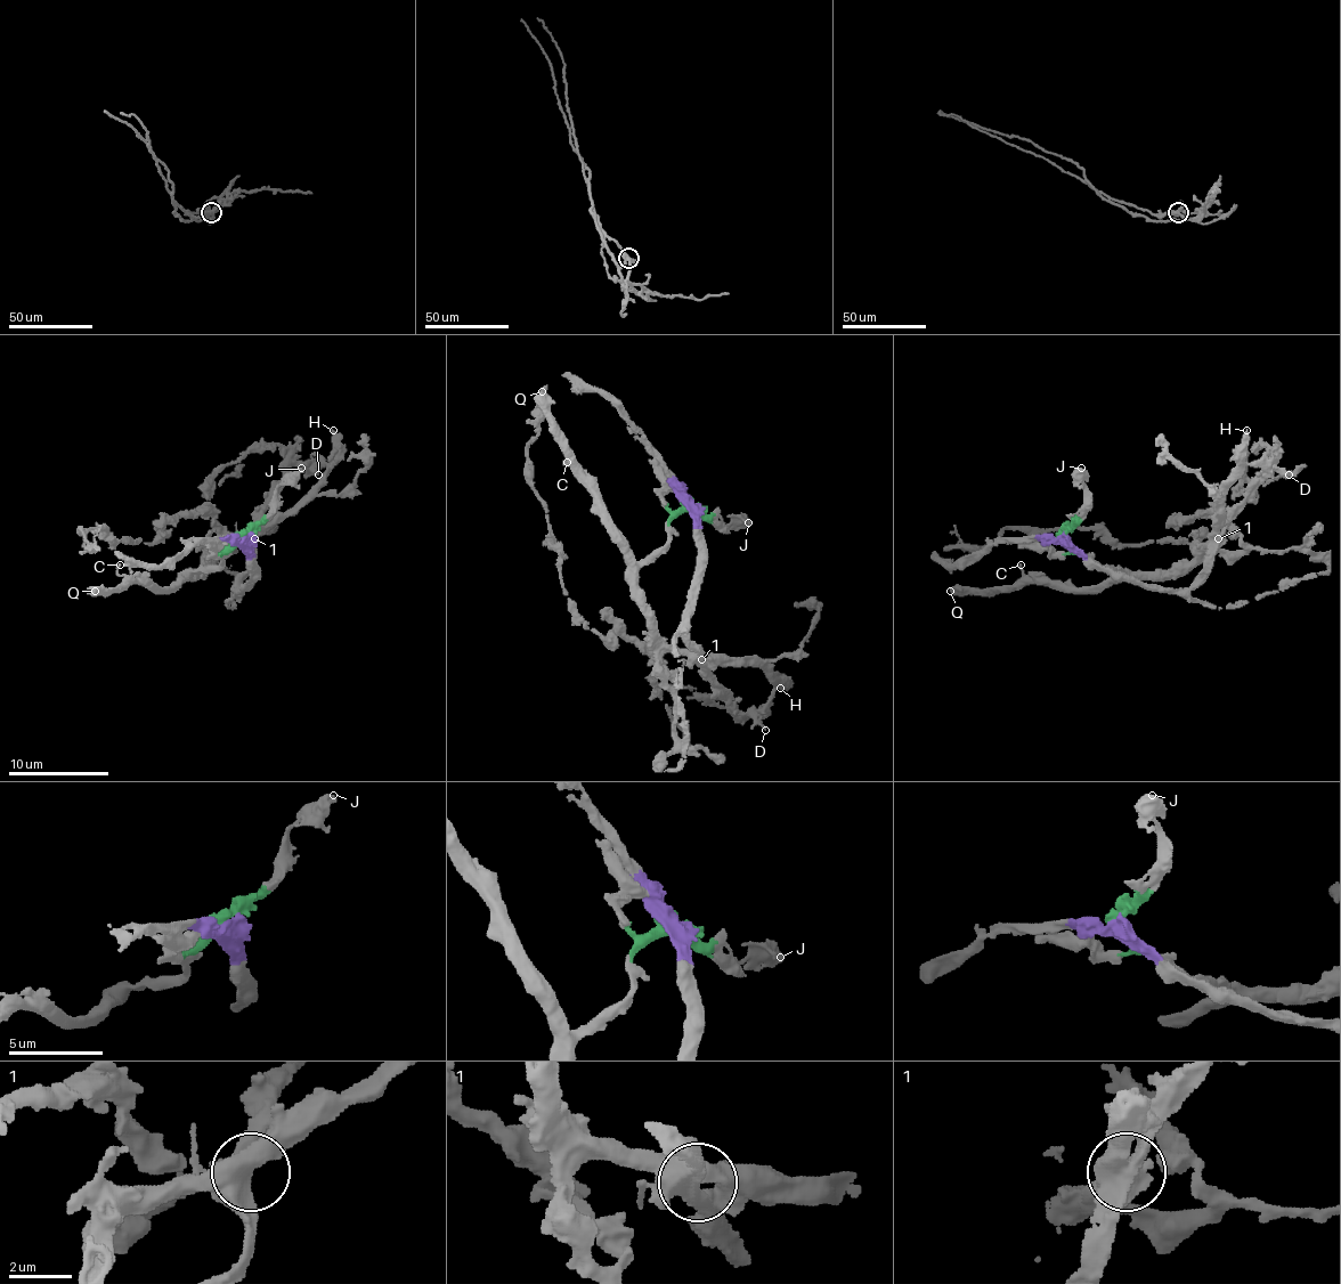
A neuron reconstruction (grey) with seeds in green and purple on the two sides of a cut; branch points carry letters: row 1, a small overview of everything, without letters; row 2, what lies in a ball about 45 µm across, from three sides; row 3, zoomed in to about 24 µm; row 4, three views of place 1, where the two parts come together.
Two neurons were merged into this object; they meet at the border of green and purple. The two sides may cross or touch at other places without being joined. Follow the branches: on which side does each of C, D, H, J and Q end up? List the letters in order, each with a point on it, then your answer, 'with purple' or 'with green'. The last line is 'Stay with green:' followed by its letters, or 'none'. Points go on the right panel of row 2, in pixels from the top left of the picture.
C: place (1021, 565); with green
D: place (1289, 474); with purple
H: place (1246, 430); with green
J: place (1081, 468); with green
Q: place (950, 591); with green
Stay with green: C, H, J, Q

